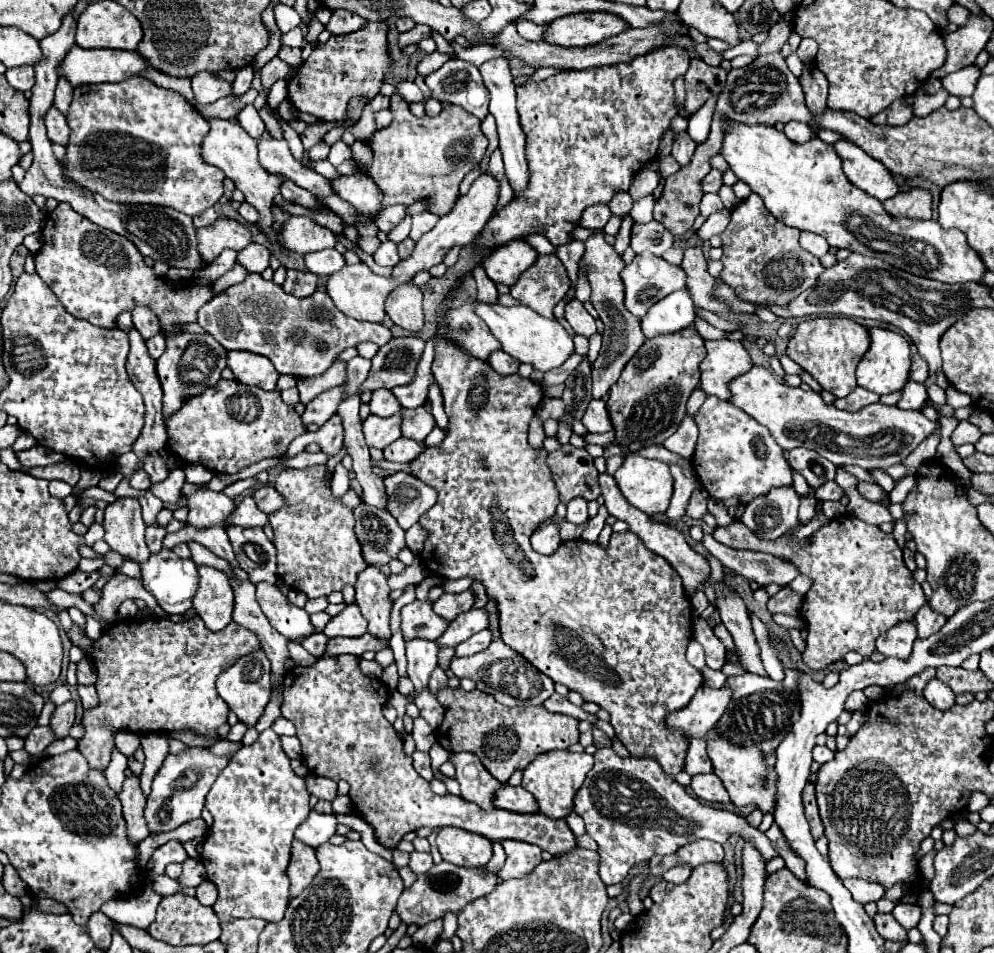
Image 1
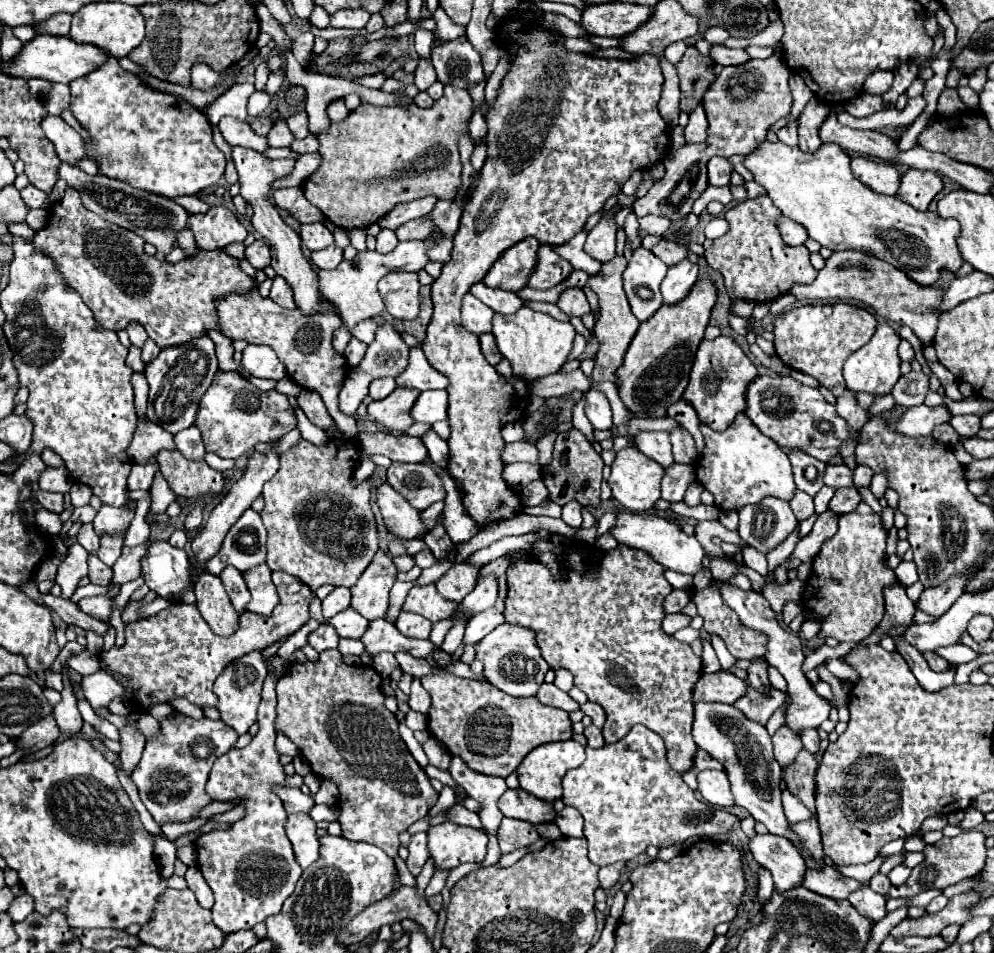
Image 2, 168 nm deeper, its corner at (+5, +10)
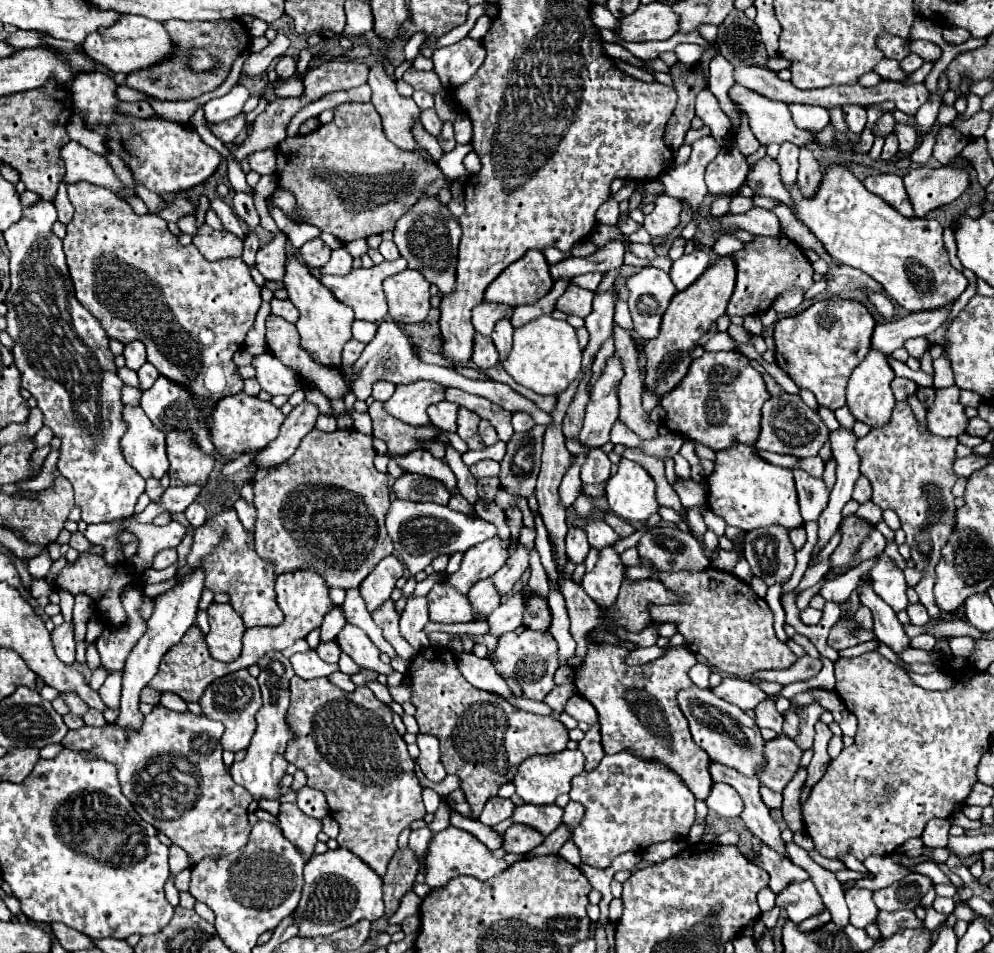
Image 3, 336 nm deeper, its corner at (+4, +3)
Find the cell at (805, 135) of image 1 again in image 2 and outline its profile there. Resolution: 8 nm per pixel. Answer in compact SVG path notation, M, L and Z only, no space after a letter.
M789 122L785 128L781 128L781 130L777 132L777 136L779 136L779 140L781 140L783 144L787 144L787 146L797 146L797 124L795 124L795 122Z

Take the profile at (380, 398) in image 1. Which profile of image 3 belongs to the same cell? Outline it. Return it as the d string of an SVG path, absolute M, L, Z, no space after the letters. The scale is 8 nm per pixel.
M376 383L374 391L372 391L372 397L374 397L376 401L386 401L386 399L392 397L394 389L396 389L396 387L390 385L390 383Z

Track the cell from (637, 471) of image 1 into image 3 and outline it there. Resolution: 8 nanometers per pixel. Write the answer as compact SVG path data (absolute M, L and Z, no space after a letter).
M624 457L616 475L608 479L606 499L612 513L626 521L648 521L648 517L660 509L656 501L656 483L650 473Z

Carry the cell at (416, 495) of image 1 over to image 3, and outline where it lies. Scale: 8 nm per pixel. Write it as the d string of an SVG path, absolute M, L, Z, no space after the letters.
M418 473L400 475L392 491L398 499L406 499L406 501L434 501L438 505L448 505L450 499L450 491L444 487L442 481Z

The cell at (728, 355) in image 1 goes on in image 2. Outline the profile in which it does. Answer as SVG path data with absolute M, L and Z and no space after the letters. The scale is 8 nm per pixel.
M719 336L715 340L703 340L695 354L695 362L691 368L689 384L683 392L683 400L687 400L697 416L699 422L707 424L713 430L727 430L739 412L747 408L747 386L751 380L759 376L753 362L745 356L745 352L737 346L735 340L727 336Z

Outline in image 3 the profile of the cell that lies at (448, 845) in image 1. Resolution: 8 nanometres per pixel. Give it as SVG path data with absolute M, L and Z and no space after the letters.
M446 827L444 831L436 833L430 841L430 851L426 857L426 879L424 879L424 883L430 889L440 889L448 881L452 881L460 875L472 875L476 879L490 879L504 869L506 869L506 863L502 859L492 857L490 849L482 841L478 841L472 833L456 829L456 827Z

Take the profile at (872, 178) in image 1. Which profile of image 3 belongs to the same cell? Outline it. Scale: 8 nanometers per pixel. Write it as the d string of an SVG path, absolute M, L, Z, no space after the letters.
M880 173L880 175L874 175L874 177L866 177L864 187L868 191L884 197L884 201L888 201L888 205L892 205L902 215L914 217L914 211L912 211L912 205L908 203L908 195L904 191L900 175Z

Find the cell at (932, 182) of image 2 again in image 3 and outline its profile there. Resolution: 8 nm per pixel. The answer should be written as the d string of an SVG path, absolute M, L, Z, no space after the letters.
M912 167L902 179L916 217L926 217L932 209L952 203L968 187L968 173L954 167Z

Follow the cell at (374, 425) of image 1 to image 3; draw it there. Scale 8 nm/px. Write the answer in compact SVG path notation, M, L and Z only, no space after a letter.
M416 381L396 387L394 395L384 403L388 415L412 427L434 427L426 415L430 403L444 399L444 385L432 381Z

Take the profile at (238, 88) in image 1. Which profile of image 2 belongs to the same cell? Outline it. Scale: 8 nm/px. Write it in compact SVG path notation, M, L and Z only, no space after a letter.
M223 116L223 120L217 124L221 136L225 138L227 144L231 146L245 146L257 152L265 152L267 146L267 138L265 136L257 136L247 122L243 120L235 120L233 116Z

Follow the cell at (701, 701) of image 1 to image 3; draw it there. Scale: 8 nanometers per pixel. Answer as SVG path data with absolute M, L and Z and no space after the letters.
M738 677L722 679L722 683L712 689L712 693L732 705L738 705L742 711L754 709L766 697L766 693L762 689L758 689L756 685L752 685L744 679L738 679Z

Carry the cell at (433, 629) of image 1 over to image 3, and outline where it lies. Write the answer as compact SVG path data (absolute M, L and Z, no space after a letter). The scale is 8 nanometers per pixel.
M444 581L436 583L432 591L426 595L430 621L434 623L466 623L474 619L474 611L464 595L452 591Z

